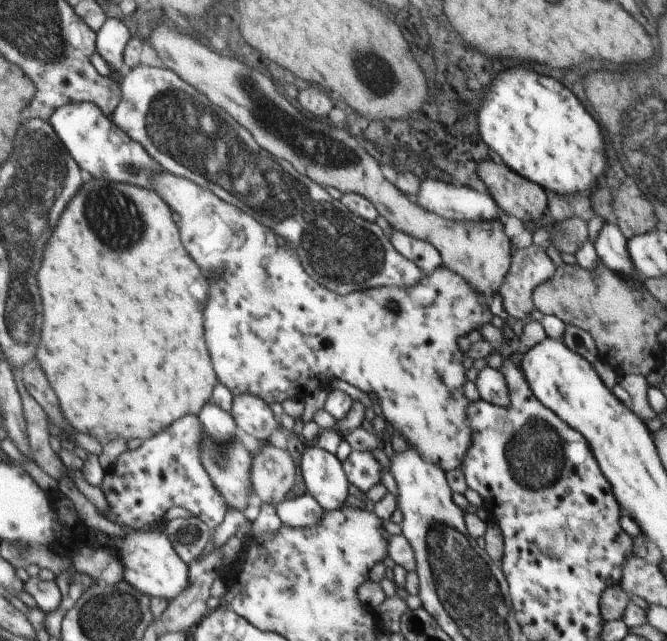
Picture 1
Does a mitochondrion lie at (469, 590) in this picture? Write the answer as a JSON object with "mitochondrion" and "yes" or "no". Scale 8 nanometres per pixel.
{"mitochondrion":"yes"}

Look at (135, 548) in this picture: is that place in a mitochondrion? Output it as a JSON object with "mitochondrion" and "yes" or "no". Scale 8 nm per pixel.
{"mitochondrion":"no"}

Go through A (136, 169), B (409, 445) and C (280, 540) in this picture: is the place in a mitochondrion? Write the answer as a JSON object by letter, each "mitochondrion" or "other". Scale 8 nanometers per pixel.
{"A":"mitochondrion","B":"other","C":"other"}

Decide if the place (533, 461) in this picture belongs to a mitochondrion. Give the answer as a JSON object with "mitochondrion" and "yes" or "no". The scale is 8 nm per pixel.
{"mitochondrion":"yes"}

